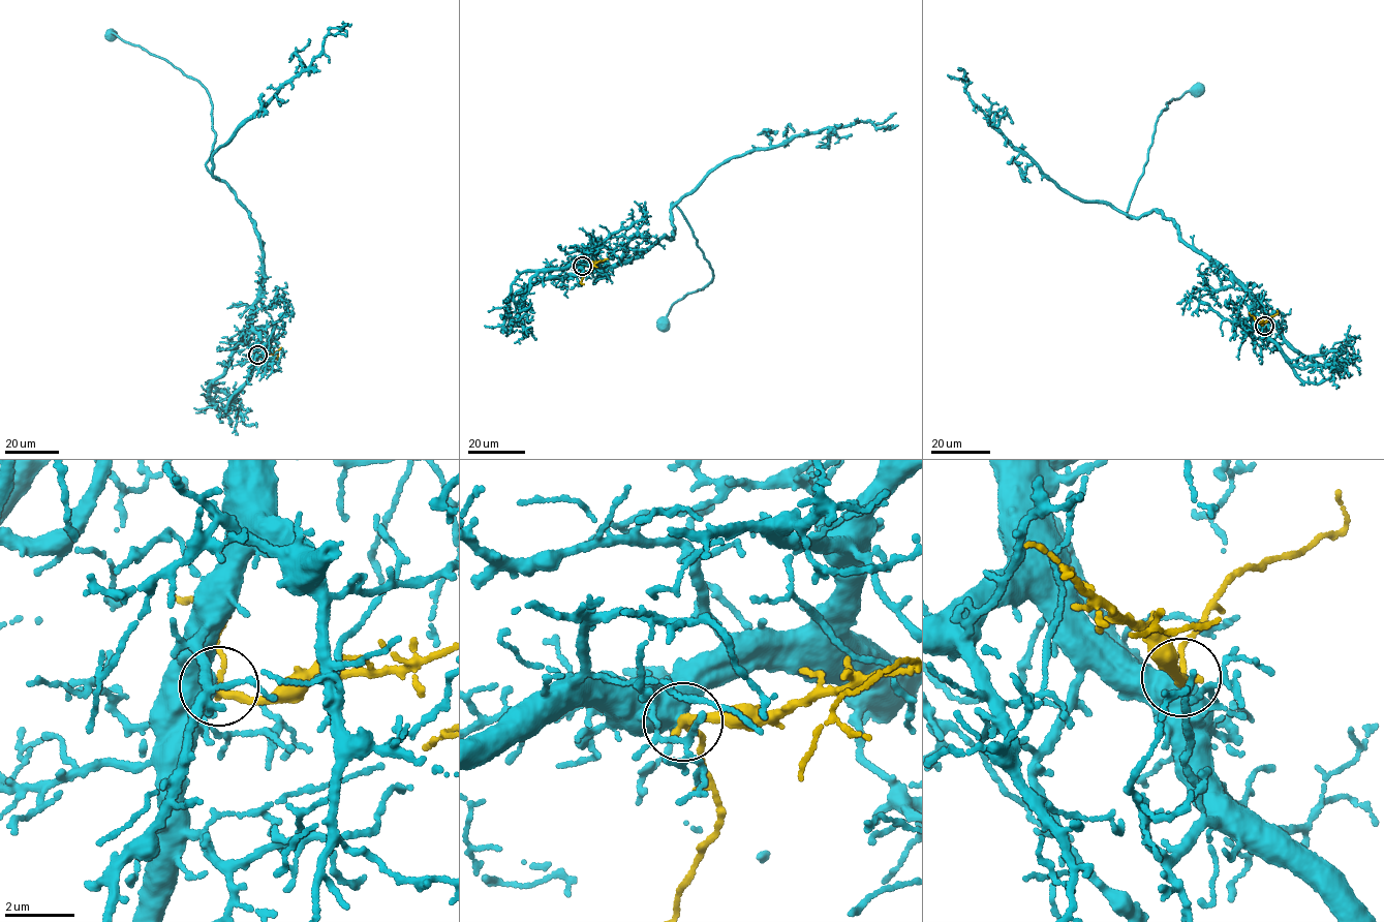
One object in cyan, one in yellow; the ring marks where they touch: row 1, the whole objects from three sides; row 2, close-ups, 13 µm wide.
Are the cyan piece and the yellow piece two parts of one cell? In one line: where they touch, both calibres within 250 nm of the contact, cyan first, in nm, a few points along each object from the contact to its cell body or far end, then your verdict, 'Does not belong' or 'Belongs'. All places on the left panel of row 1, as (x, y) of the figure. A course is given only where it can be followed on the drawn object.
Place: (257, 355). Thickness 850 nm (cyan) against 200 nm. Course of cyan: (256, 355), (251, 319), (262, 278), (258, 233), (229, 186), (206, 165), (215, 137), (206, 88), (110, 35). Course of yellow: (256, 355), (276, 351), (277, 358), (273, 360). Belongs

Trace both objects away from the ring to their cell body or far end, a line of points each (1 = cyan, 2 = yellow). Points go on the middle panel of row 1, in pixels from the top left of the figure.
1: (582, 266), (593, 262), (598, 270), (665, 236), (671, 241), (673, 203), (713, 276), (673, 303), (662, 325)
2: (582, 266), (600, 260), (591, 271)

